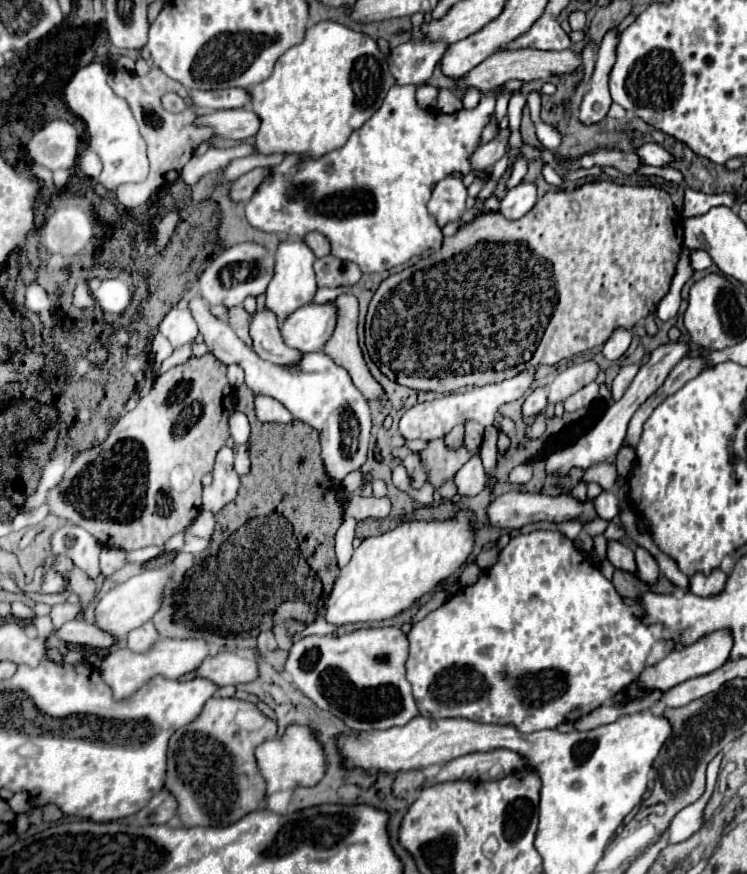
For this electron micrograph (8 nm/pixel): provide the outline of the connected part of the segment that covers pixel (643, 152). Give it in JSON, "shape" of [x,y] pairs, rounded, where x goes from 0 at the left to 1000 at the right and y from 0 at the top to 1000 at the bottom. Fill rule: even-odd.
{"shape":[[[871,162],[858,165],[855,169],[847,169],[845,174],[855,178],[855,185],[863,185],[869,190],[893,190],[901,183],[901,178],[888,167],[871,165]]]}

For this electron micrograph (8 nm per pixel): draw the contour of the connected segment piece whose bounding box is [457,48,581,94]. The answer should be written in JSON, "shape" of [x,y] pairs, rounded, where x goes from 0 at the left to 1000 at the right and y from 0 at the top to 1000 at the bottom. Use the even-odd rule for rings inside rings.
{"shape":[[[711,55],[665,57],[665,62],[657,62],[649,71],[644,71],[639,78],[633,78],[617,94],[612,94],[612,98],[614,98],[614,108],[620,108],[628,98],[641,101],[644,105],[655,105],[655,103],[665,103],[679,92],[697,92],[697,94],[711,94],[711,92],[722,92],[722,89],[735,92],[738,87],[767,85],[775,80],[775,76],[778,76],[778,69],[767,55],[759,55],[751,59],[727,59],[727,57],[711,57]]]}

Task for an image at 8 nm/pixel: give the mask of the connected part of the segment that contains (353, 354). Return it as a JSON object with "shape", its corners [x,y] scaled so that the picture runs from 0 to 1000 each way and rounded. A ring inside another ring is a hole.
{"shape":[[[459,336],[448,346],[451,350],[456,350],[456,364],[451,366],[451,378],[446,380],[446,387],[435,394],[435,405],[451,419],[459,419],[467,426],[473,439],[491,458],[502,458],[513,453],[513,442],[497,430],[486,412],[486,403],[481,398],[478,341],[473,336]]]}

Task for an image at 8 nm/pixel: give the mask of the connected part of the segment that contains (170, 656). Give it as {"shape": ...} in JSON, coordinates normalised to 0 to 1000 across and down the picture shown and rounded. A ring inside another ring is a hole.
{"shape":[[[226,730],[213,732],[199,748],[181,748],[173,741],[151,741],[146,751],[135,757],[135,773],[141,783],[149,785],[154,801],[167,801],[178,796],[194,780],[199,780],[205,773],[216,771],[226,778],[237,778],[250,769],[258,769],[269,762],[269,757],[280,751],[282,737],[272,730]]]}

